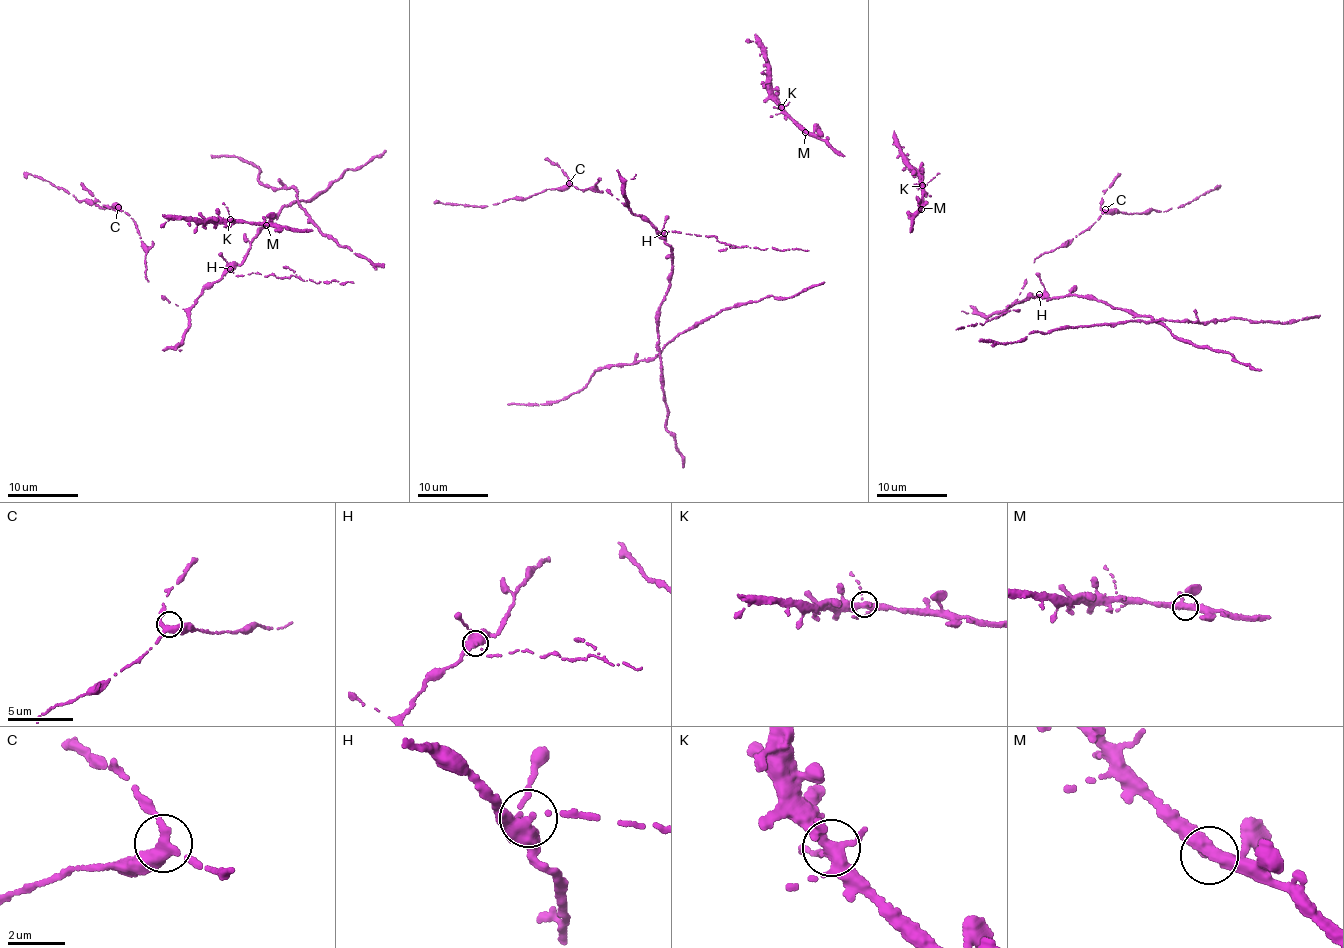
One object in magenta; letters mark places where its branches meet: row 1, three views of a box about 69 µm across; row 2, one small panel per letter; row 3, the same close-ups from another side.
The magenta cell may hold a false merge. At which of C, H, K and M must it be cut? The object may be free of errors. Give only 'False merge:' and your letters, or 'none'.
False merge: H

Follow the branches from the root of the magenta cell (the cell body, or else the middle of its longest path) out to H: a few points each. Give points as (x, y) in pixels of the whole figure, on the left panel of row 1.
H: (253, 273), (238, 275), (230, 268)

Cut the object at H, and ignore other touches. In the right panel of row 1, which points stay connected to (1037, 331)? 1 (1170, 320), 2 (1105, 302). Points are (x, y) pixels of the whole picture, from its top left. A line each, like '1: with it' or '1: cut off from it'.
1: with it
2: cut off from it

